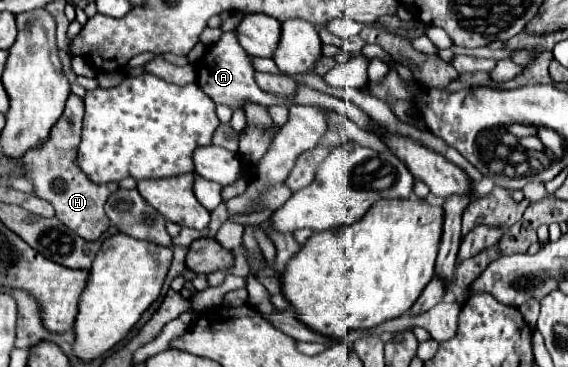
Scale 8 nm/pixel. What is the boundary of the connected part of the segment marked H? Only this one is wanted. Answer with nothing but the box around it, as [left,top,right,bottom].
[22,94,118,240]

